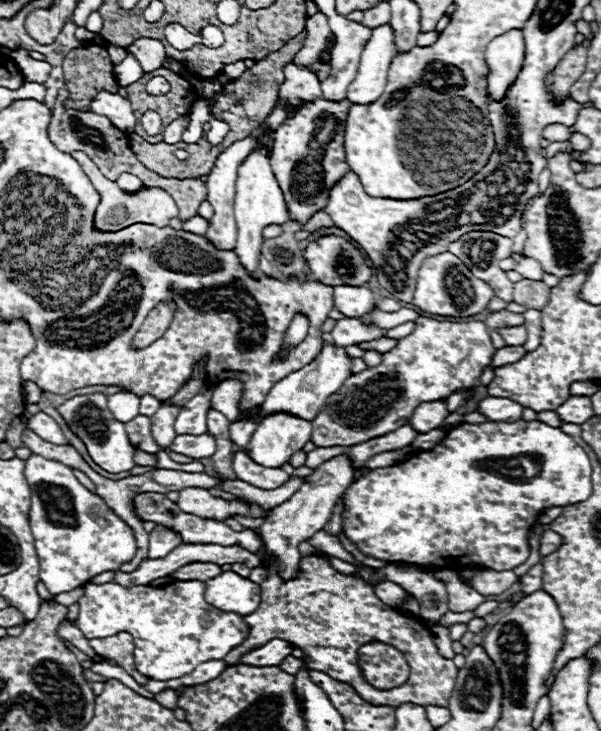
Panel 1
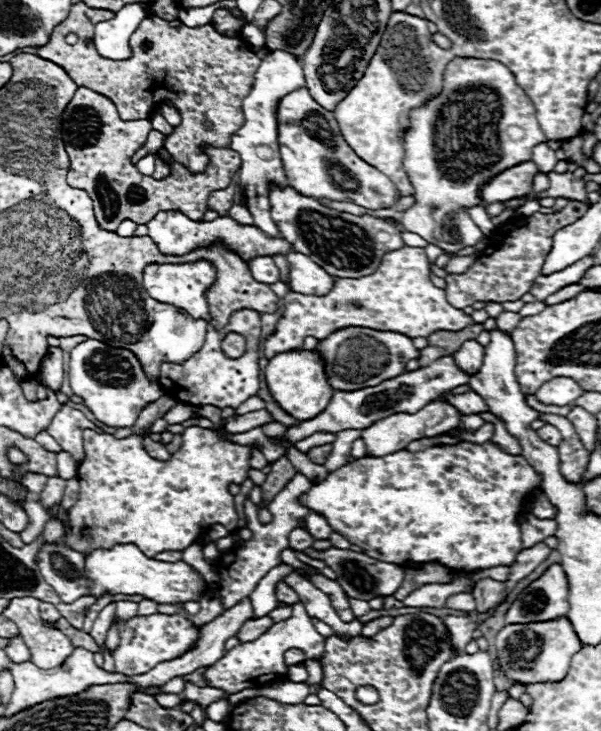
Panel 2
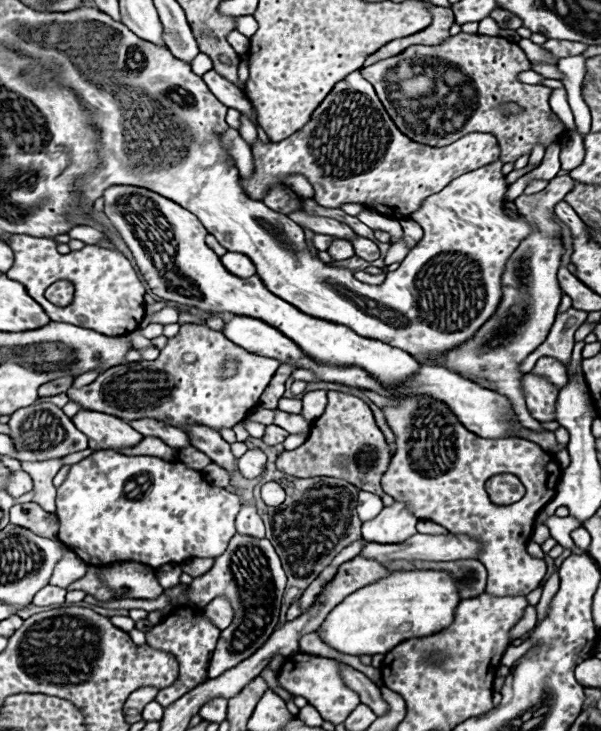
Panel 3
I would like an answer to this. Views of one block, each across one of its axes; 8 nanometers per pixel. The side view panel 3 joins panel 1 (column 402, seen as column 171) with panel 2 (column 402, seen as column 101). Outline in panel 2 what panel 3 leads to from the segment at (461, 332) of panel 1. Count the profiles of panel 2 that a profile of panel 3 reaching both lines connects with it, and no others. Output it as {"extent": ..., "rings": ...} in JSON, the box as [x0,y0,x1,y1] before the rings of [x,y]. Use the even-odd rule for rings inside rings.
{"extent":[288,358,470,444],"rings":[[[440,358],[440,362],[432,362],[432,366],[426,368],[418,368],[414,372],[404,372],[392,380],[384,380],[378,386],[372,388],[364,388],[364,390],[354,390],[354,392],[340,392],[336,390],[330,404],[326,406],[324,412],[320,412],[318,416],[302,422],[300,426],[290,426],[288,428],[288,440],[294,444],[314,432],[340,432],[340,430],[350,430],[350,428],[364,428],[370,426],[372,422],[386,418],[388,414],[396,414],[396,412],[416,412],[422,406],[426,406],[428,402],[436,400],[438,396],[442,396],[444,392],[468,384],[470,376],[464,374],[454,358]]]}

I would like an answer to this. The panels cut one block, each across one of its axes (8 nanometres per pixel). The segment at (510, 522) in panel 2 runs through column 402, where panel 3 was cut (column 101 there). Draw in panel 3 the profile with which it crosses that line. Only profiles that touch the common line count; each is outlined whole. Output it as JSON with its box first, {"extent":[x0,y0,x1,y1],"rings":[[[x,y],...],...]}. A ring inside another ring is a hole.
{"extent":[58,450,242,568],"rings":[[[98,450],[74,464],[66,480],[58,486],[58,538],[92,566],[104,566],[112,562],[142,562],[152,568],[160,568],[168,562],[184,562],[188,558],[216,558],[224,554],[224,548],[234,536],[234,520],[240,512],[240,506],[242,502],[236,494],[208,484],[202,472],[192,470],[182,462]]]}

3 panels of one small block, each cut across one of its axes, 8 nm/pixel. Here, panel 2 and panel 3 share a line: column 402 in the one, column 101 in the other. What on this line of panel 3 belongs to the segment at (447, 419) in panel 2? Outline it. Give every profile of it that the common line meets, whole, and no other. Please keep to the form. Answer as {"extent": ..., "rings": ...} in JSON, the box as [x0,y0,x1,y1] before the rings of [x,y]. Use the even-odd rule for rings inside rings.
{"extent":[72,410,144,450],"rings":[[[80,410],[72,422],[78,430],[82,430],[90,438],[90,448],[96,450],[124,450],[136,446],[144,436],[136,432],[128,422],[122,418],[92,412],[92,410]]]}

